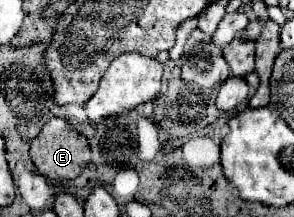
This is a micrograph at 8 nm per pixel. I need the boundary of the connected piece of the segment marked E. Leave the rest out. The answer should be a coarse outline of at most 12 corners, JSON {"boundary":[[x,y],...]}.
{"boundary":[[51,118],[29,154],[43,176],[73,180],[89,142],[65,118]]}

